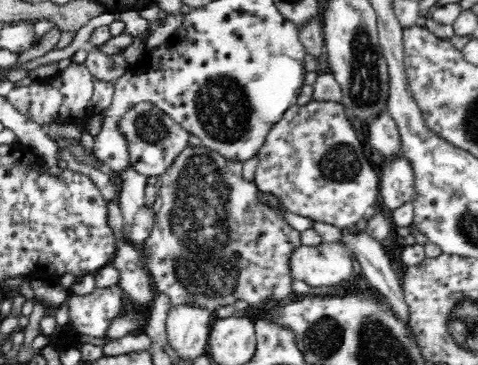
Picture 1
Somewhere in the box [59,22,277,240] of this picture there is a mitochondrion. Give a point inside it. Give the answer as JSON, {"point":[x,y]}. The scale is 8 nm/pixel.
{"point":[224,108]}

